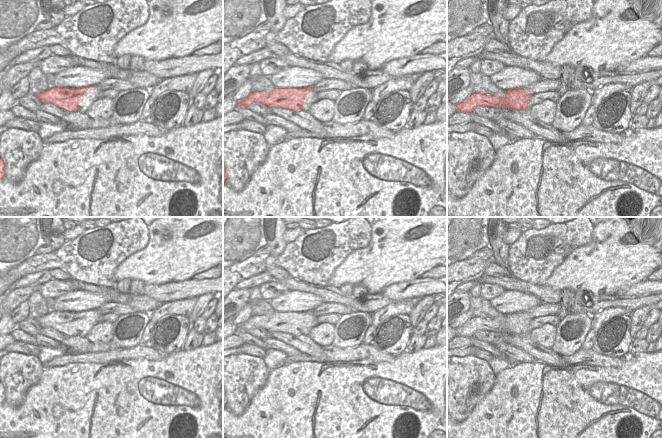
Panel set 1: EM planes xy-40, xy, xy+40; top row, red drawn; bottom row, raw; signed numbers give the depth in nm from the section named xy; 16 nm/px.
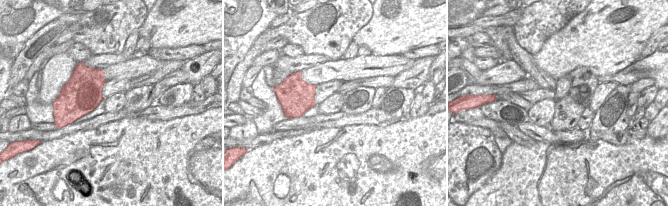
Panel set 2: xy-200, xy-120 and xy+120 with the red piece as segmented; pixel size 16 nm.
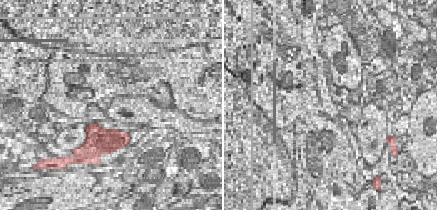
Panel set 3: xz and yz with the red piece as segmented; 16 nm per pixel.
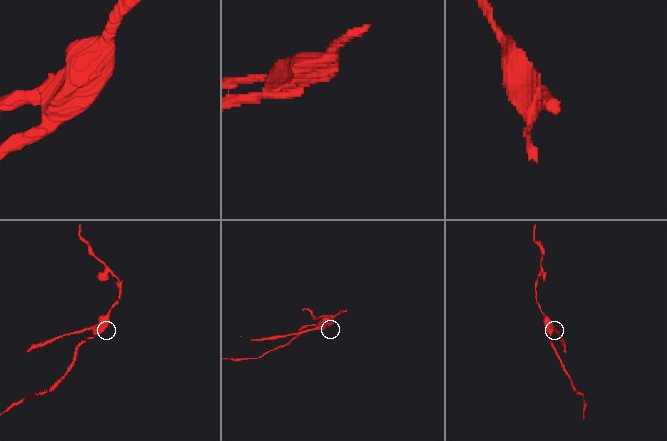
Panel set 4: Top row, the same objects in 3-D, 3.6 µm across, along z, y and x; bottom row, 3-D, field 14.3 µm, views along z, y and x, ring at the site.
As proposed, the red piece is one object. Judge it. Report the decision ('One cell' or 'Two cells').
Two cells

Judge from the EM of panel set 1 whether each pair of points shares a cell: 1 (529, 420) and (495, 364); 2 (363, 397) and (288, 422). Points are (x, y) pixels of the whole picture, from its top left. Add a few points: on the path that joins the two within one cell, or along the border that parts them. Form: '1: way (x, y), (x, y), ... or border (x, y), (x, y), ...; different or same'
1: border (511, 366), (502, 369), (496, 375); different
2: way (344, 395), (326, 395), (318, 389), (307, 403); same

